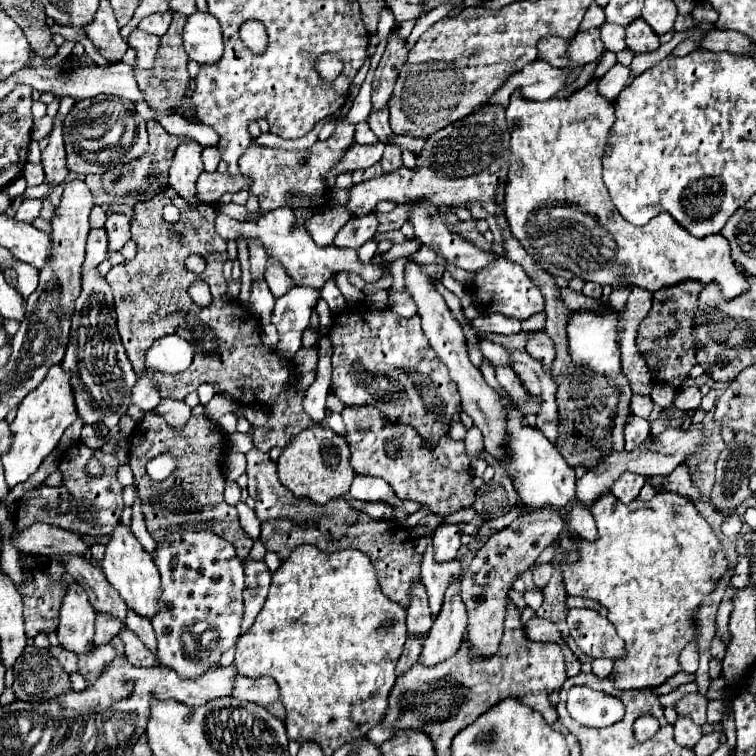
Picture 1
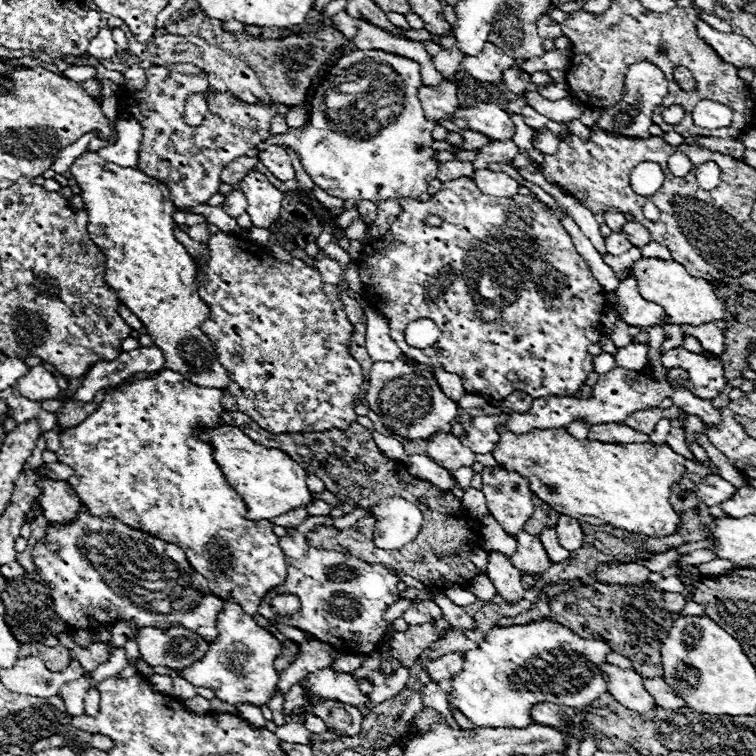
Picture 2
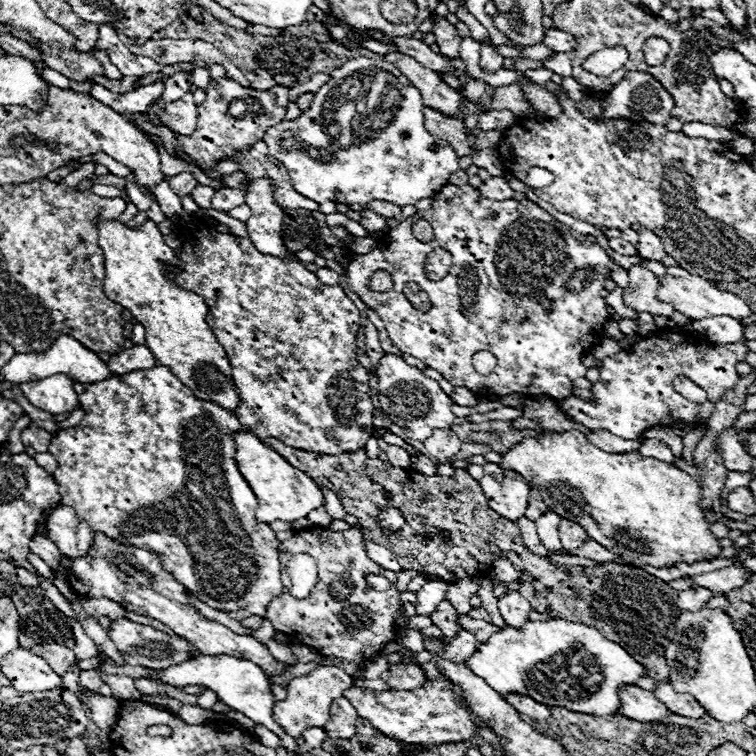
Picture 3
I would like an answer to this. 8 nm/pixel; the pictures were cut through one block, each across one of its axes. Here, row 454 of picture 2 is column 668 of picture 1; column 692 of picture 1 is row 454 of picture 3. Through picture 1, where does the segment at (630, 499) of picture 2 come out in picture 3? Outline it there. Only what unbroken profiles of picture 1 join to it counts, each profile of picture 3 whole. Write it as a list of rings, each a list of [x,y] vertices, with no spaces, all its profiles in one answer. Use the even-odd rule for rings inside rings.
[[[572,430],[542,436],[542,442],[538,442],[536,438],[524,438],[502,456],[500,466],[520,472],[524,480],[528,480],[528,484],[534,484],[540,490],[540,496],[548,504],[548,508],[552,508],[558,516],[580,524],[592,540],[596,540],[600,546],[614,552],[626,564],[632,564],[636,568],[668,568],[678,562],[692,564],[700,560],[712,560],[722,552],[718,538],[710,532],[710,522],[704,518],[704,512],[698,506],[702,498],[700,486],[674,464],[648,458],[638,452],[602,452],[600,448],[592,446],[582,432]]]

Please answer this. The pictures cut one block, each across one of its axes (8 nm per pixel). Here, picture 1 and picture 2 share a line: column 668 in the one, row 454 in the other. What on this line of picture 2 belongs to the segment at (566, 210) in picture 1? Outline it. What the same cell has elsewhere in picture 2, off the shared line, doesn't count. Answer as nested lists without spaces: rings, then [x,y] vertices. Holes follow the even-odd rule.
[[[220,426],[212,432],[202,432],[200,438],[208,440],[212,448],[216,448],[216,460],[220,468],[224,468],[232,488],[244,496],[250,520],[272,520],[274,516],[312,504],[314,498],[306,488],[308,472],[278,448],[264,448],[262,444],[256,444],[236,426]]]

